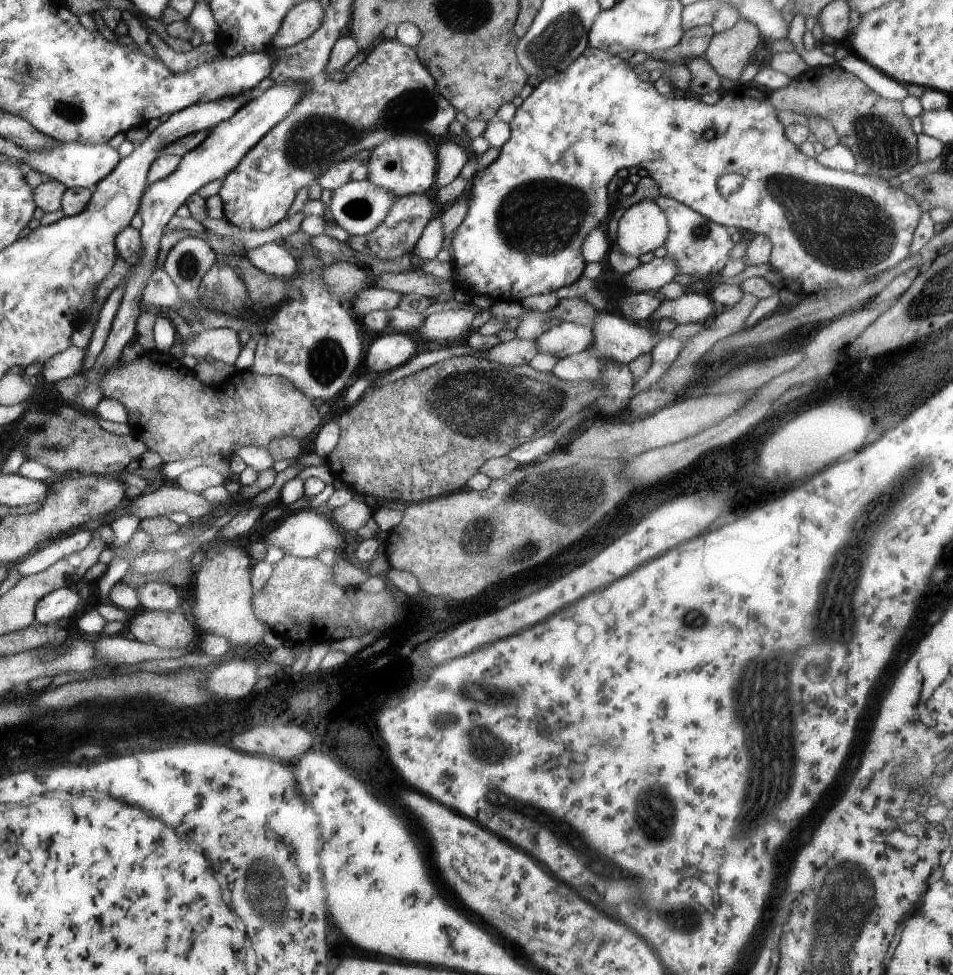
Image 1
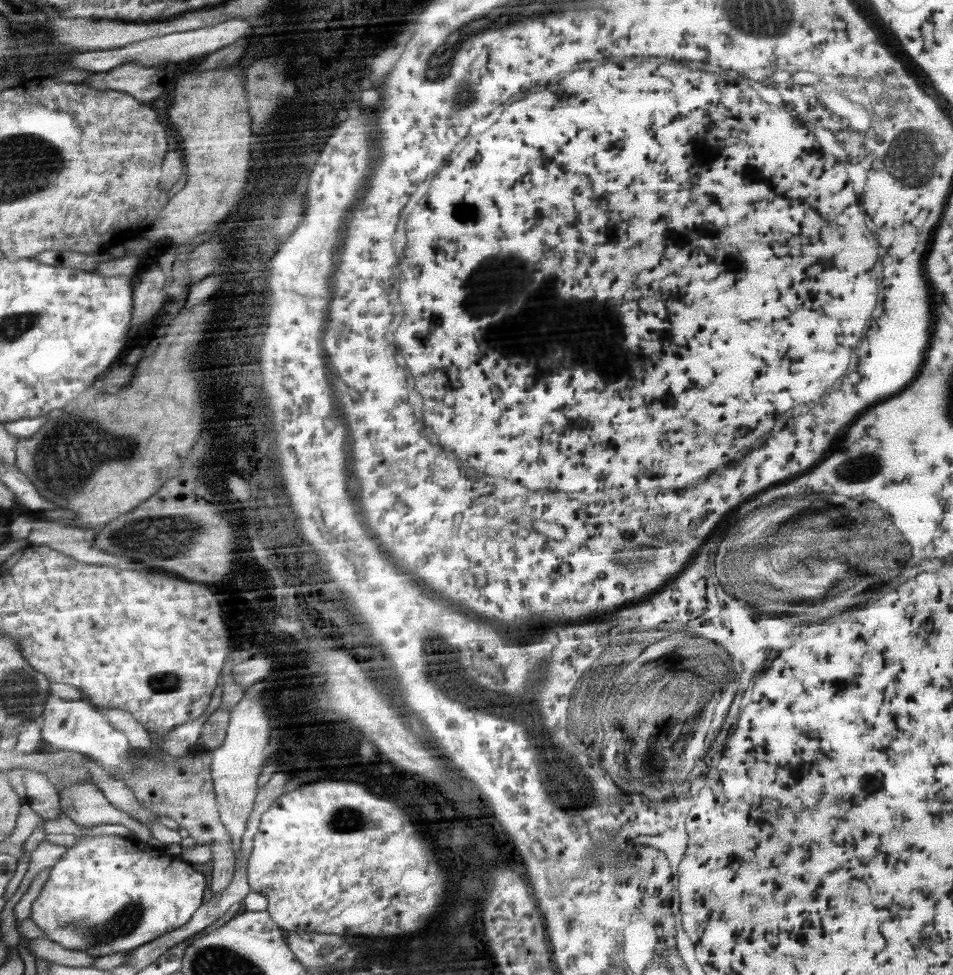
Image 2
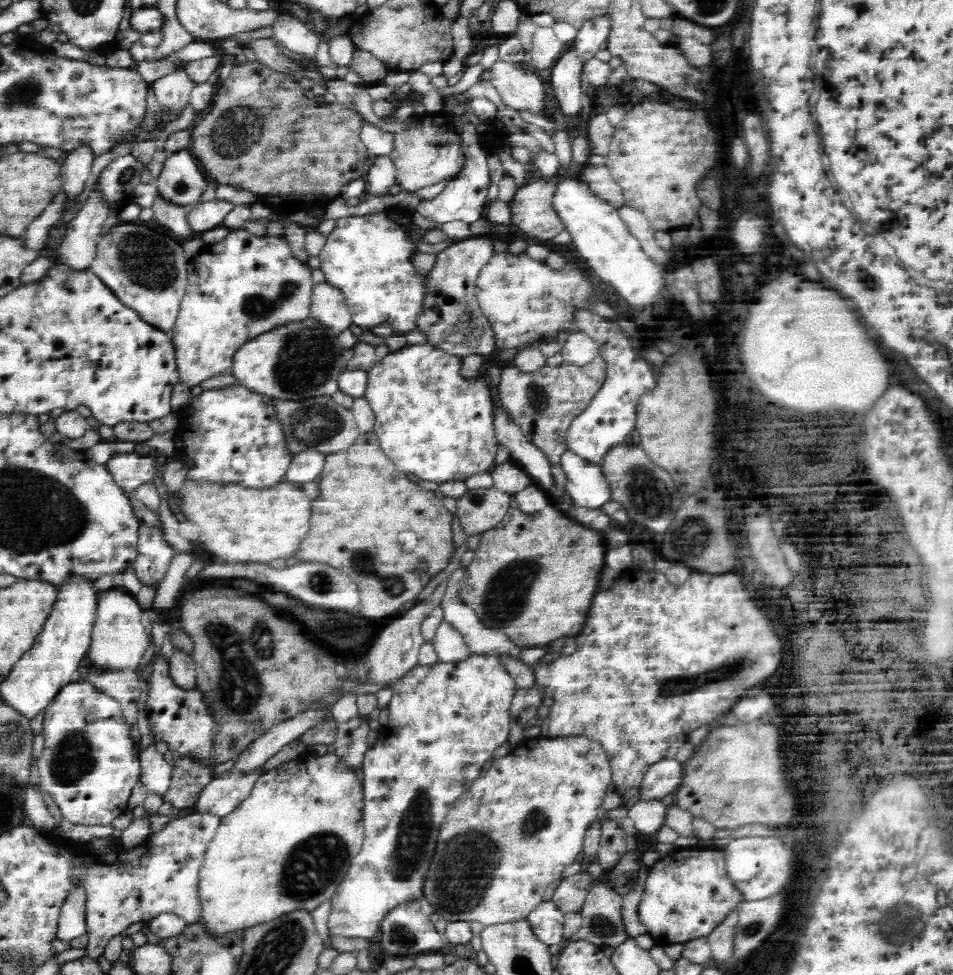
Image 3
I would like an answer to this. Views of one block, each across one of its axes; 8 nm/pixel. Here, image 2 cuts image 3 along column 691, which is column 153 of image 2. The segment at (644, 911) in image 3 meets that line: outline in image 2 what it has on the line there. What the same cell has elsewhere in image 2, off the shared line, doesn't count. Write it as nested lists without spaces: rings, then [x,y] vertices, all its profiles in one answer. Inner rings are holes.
[[[116,835],[79,838],[52,867],[45,883],[41,895],[33,902],[31,919],[53,942],[94,957],[133,950],[183,926],[201,906],[205,892],[203,874],[195,872],[187,862],[181,862],[181,858],[133,837],[128,839]]]

